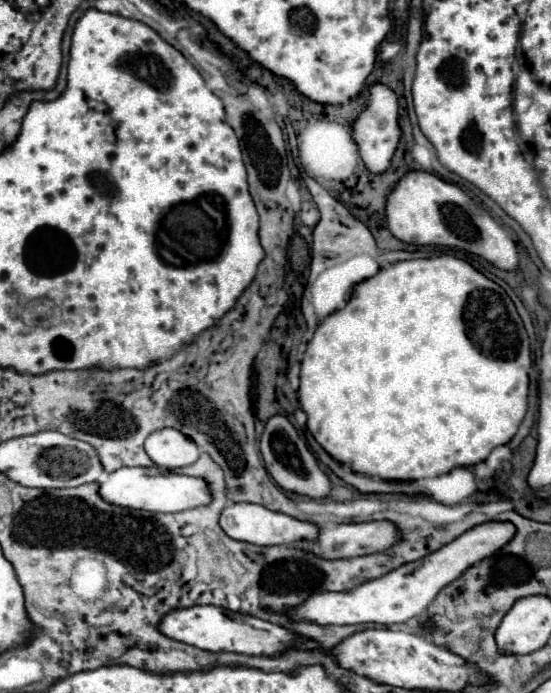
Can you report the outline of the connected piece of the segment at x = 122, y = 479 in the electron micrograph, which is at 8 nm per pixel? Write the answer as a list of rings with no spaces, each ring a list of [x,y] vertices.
[[[122,467],[108,475],[108,481],[100,485],[98,493],[108,503],[152,513],[178,513],[212,503],[212,491],[206,479],[178,475],[172,471],[158,471],[156,467]]]

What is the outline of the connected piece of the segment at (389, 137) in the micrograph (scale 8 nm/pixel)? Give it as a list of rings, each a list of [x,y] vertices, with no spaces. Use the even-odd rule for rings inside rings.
[[[374,83],[368,89],[368,103],[366,109],[360,111],[360,115],[352,123],[352,139],[356,141],[360,149],[360,157],[366,163],[366,167],[372,173],[382,173],[388,169],[390,159],[394,155],[394,149],[400,139],[400,127],[398,127],[398,101],[390,87],[382,83]]]

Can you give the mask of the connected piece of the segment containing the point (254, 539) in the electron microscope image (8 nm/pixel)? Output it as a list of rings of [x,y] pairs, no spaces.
[[[234,503],[222,511],[220,517],[222,529],[236,541],[246,541],[252,545],[296,545],[296,541],[304,541],[304,537],[316,537],[316,529],[320,529],[316,523],[300,521],[284,513],[270,511],[262,505],[252,503]]]

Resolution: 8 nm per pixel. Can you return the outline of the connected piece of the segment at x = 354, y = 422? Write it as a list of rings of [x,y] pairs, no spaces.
[[[440,255],[430,259],[398,261],[382,267],[374,277],[358,283],[344,309],[328,315],[308,341],[308,349],[302,359],[298,399],[308,415],[308,429],[314,439],[340,463],[352,467],[352,471],[380,477],[388,481],[416,481],[424,477],[438,477],[454,467],[472,467],[484,461],[498,445],[506,445],[518,431],[528,407],[528,369],[530,369],[530,341],[524,323],[506,295],[506,291],[476,271],[464,259],[452,255]]]

